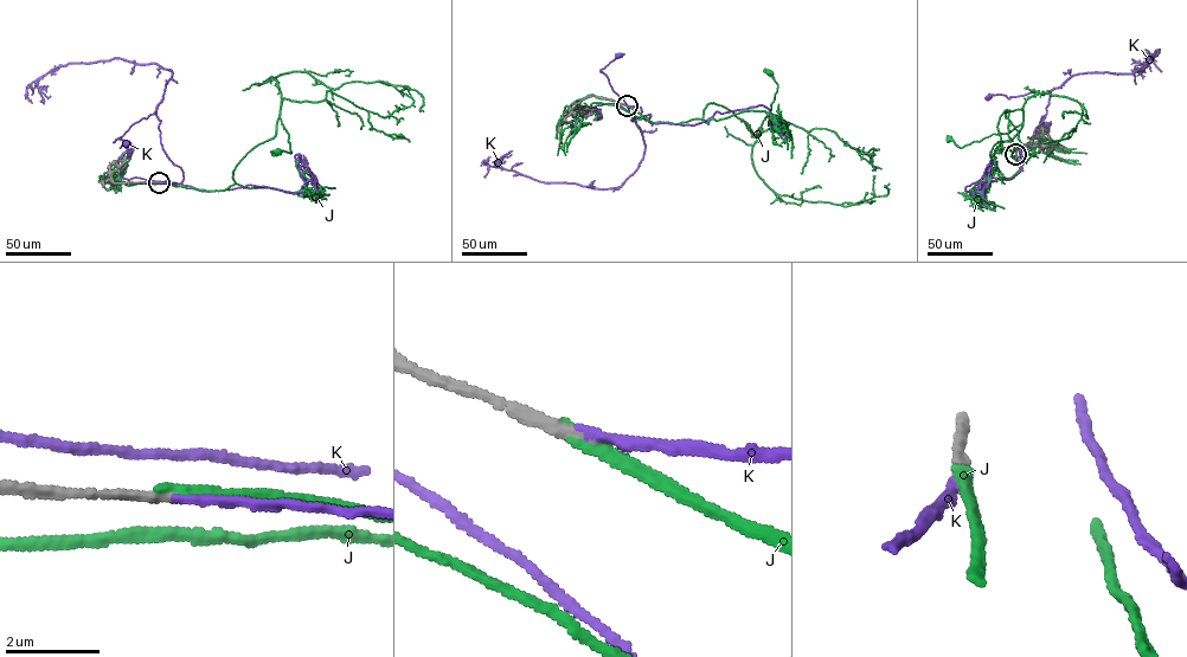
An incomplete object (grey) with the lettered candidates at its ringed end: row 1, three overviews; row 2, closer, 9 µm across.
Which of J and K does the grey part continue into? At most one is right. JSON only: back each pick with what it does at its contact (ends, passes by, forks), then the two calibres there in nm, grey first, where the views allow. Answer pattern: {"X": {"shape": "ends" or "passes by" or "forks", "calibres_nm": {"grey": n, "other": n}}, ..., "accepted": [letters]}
{"K": {"shape": "ends", "calibres_nm": {"grey": 220, "other": 190}}, "accepted": ["K"]}

